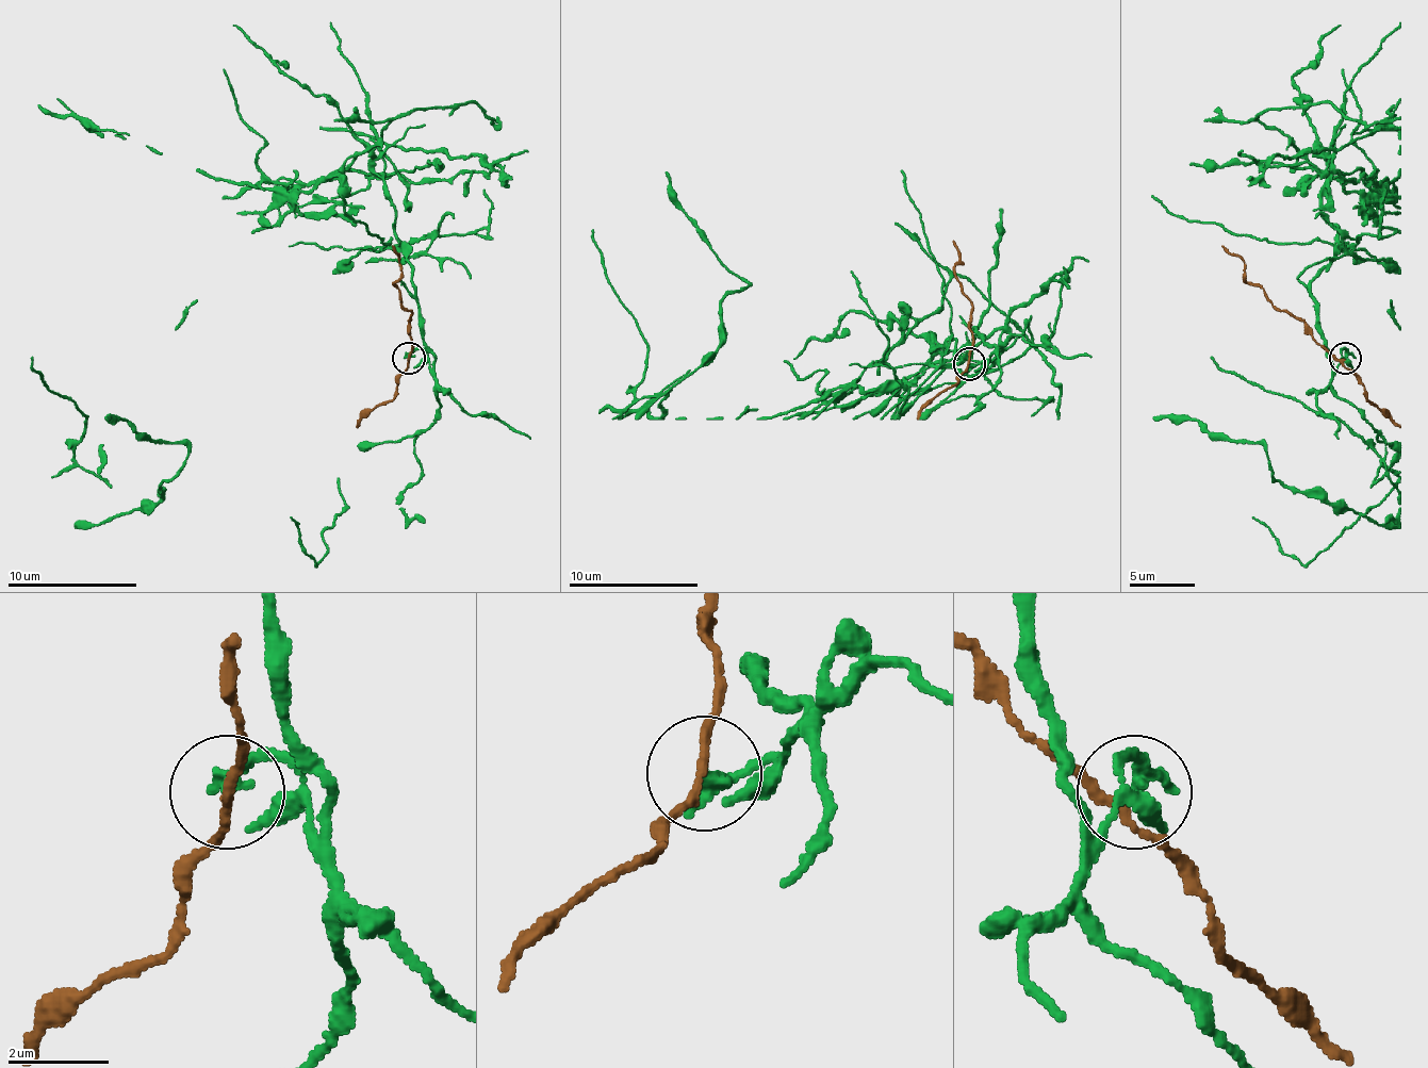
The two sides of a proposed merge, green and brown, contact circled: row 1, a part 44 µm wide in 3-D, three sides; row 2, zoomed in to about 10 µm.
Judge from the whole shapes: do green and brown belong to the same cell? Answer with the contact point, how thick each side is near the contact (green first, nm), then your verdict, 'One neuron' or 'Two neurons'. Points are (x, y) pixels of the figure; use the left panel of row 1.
Place: (408, 358). Thickness 280 nm (green) against 160 nm. Two neurons

